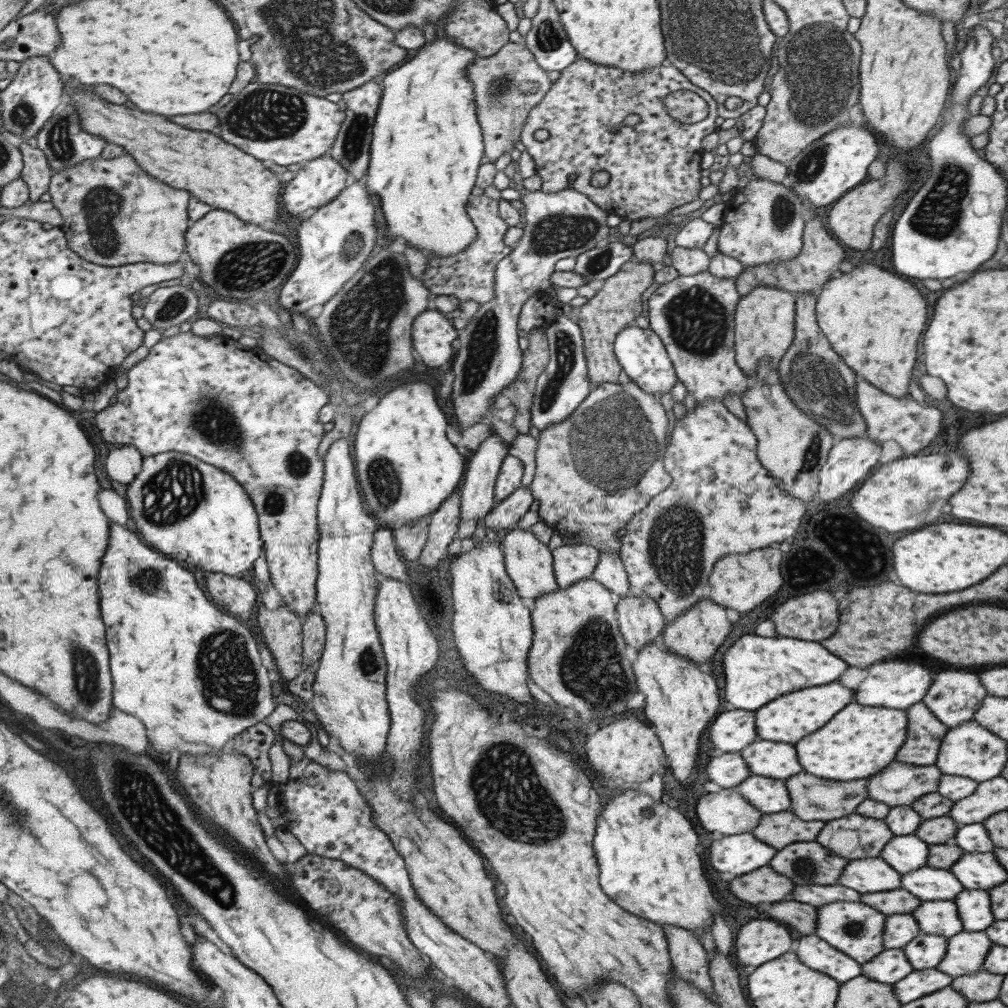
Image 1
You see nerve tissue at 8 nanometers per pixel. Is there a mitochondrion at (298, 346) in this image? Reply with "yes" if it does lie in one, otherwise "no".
yes

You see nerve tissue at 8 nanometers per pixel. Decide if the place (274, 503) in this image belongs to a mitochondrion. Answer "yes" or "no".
yes

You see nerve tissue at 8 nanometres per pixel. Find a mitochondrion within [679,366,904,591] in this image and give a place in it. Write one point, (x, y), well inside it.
(812, 453)

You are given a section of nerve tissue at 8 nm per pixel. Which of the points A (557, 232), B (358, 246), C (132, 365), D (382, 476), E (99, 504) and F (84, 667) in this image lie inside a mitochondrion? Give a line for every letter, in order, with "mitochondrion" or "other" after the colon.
A: mitochondrion
B: mitochondrion
C: other
D: mitochondrion
E: other
F: mitochondrion

